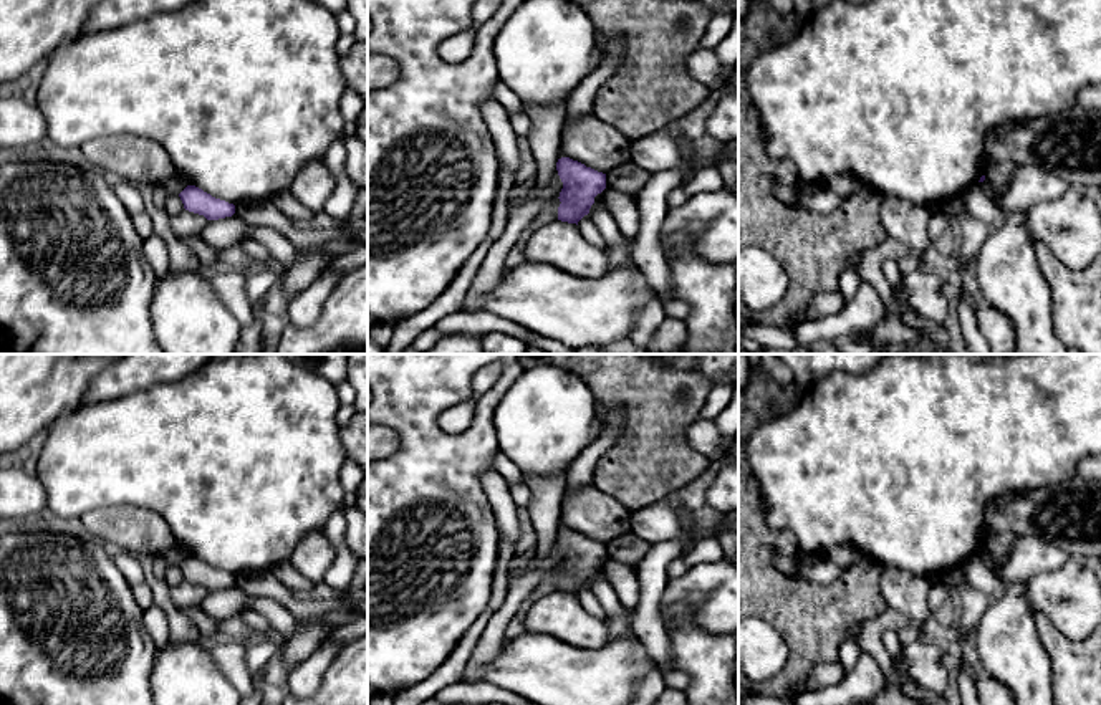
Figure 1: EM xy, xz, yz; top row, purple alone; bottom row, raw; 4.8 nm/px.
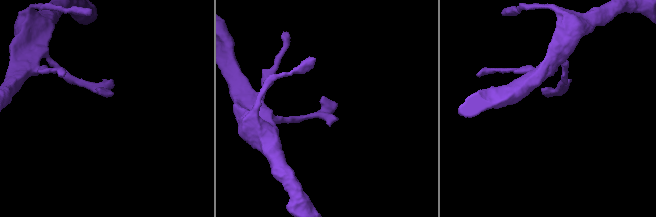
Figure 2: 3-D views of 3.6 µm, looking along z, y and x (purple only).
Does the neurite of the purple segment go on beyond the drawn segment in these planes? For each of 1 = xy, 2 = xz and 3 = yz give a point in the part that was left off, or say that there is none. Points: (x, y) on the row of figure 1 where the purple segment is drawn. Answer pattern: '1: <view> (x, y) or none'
1: none
2: none
3: none

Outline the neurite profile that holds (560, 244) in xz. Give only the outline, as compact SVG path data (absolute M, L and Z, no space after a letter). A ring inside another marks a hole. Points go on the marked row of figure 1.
M555 220L528 238L526 261L548 263L583 278L599 278L608 273L608 252L589 243L576 223Z

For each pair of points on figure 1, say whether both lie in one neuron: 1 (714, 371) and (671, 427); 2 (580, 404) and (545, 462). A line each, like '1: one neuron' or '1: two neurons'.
1: two neurons
2: one neuron

